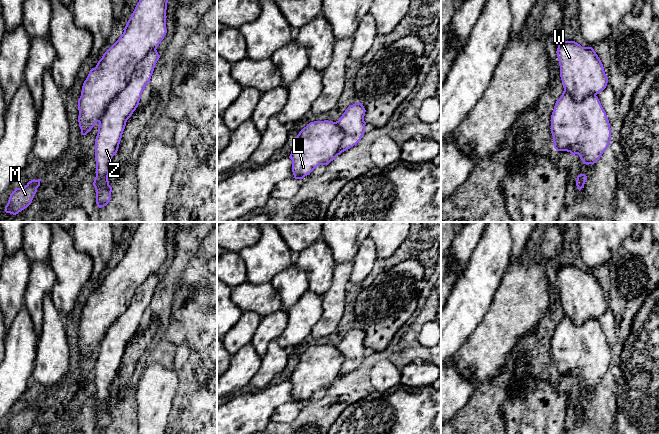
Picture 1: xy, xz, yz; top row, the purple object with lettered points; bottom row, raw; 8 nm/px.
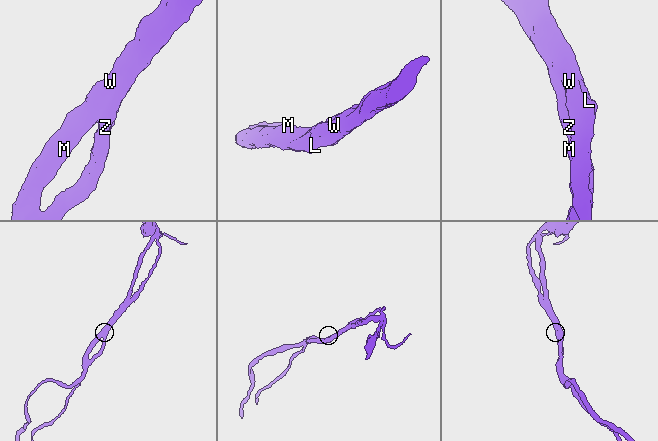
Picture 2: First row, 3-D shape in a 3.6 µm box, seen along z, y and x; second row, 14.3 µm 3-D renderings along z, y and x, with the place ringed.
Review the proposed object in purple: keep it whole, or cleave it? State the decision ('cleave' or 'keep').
cleave

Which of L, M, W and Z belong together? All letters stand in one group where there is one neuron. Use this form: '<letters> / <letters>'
L M W / Z

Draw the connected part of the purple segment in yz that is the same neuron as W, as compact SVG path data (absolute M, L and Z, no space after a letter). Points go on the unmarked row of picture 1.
M560 262L557 272L560 301L564 314L576 325L582 325L589 319L597 319L608 307L603 288L592 271L582 271L575 265L563 265Z

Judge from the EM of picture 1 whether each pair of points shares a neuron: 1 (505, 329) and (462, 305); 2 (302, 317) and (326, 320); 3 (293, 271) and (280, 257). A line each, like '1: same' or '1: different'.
1: different
2: different
3: different

